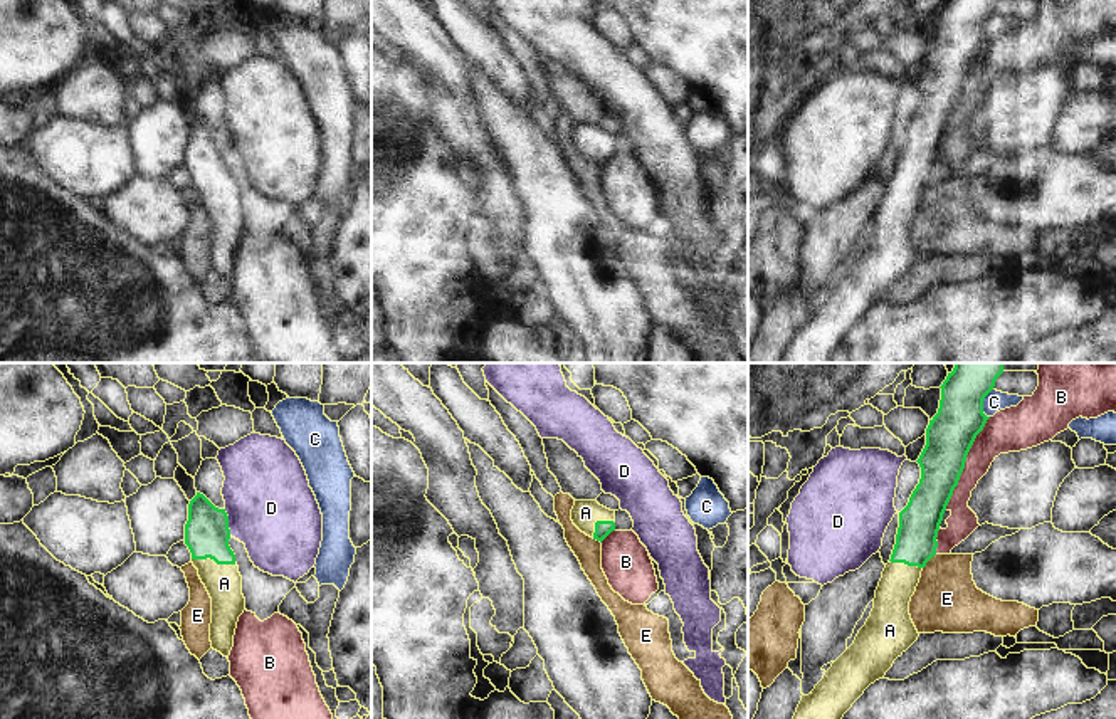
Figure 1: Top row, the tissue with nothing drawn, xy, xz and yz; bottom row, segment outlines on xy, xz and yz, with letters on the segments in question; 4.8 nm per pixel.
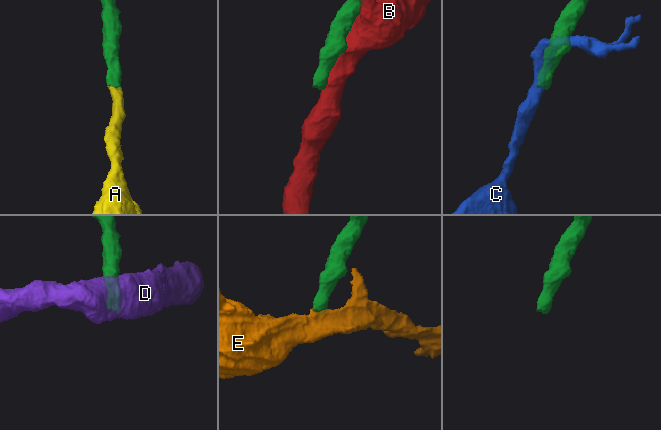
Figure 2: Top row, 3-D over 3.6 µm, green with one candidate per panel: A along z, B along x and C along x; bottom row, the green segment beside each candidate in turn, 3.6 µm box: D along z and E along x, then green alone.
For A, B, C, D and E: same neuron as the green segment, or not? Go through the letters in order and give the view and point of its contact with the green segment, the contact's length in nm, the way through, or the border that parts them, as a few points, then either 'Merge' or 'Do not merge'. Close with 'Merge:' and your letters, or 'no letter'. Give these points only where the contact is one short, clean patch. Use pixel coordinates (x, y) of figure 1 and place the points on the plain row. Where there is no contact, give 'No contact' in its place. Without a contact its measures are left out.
A: Touches green at xy (214, 183). Shared border 220 nm. Path across: xy (207, 157), (214, 183), (224, 207). Merge
B: Touches green at yz (963, 88). Shared border 500 nm. Do not merge
C: Touches green at yz (982, 27). Shared border 150 nm. Boundary: yz (992, 12), (984, 24), (984, 37), (987, 41). Do not merge
D: Touches green at xy (227, 146). Shared border 130 nm. Boundary: xy (224, 133), (231, 158). Do not merge
E: Touches green at yz (928, 183). Shared border 100 nm. Boundary: yz (935, 177), (923, 192). Do not merge
Merge: A

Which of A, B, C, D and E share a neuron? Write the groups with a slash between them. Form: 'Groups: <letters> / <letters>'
Groups: A / B / C / D / E

